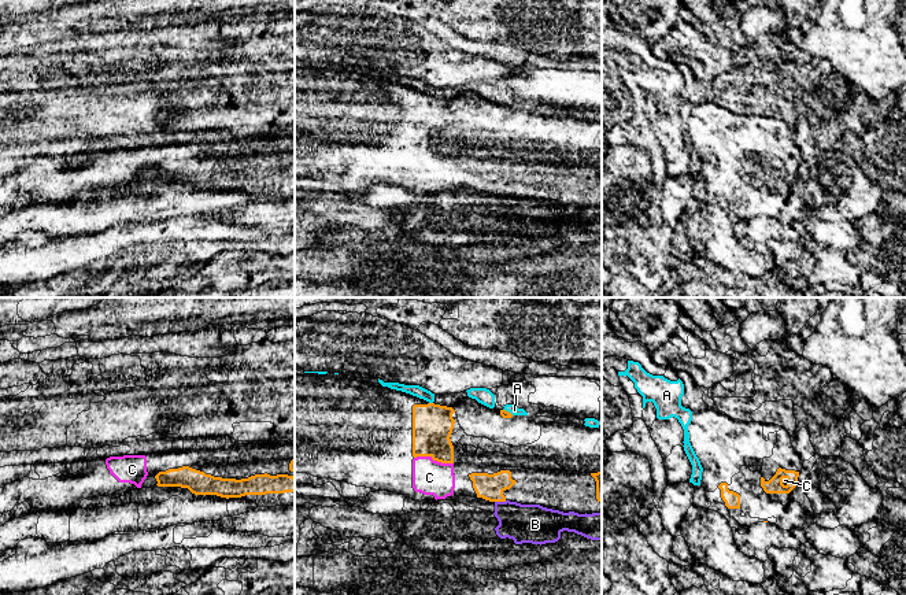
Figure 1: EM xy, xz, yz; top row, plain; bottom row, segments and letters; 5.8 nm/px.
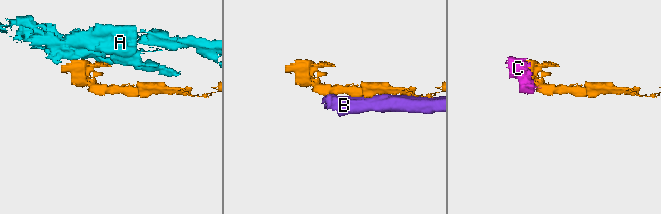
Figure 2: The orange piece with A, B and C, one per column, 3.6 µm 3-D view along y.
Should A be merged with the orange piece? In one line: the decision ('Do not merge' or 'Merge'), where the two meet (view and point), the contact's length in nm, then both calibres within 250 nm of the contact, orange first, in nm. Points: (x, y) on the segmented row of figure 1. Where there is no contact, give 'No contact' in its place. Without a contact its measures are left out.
Do not merge. Touches orange at xz (431, 403). Shared border 30 nm. Thickness 240 nm (orange) against 70 nm

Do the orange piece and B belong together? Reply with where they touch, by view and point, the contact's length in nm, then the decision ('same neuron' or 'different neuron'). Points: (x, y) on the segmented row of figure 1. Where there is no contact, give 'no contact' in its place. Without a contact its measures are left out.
xz (500, 501) | 70 nm | different neuron

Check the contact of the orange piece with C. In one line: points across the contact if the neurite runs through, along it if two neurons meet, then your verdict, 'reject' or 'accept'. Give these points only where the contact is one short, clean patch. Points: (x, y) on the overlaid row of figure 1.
accept

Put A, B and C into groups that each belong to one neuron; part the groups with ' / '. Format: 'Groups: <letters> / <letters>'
Groups: A / B / C

